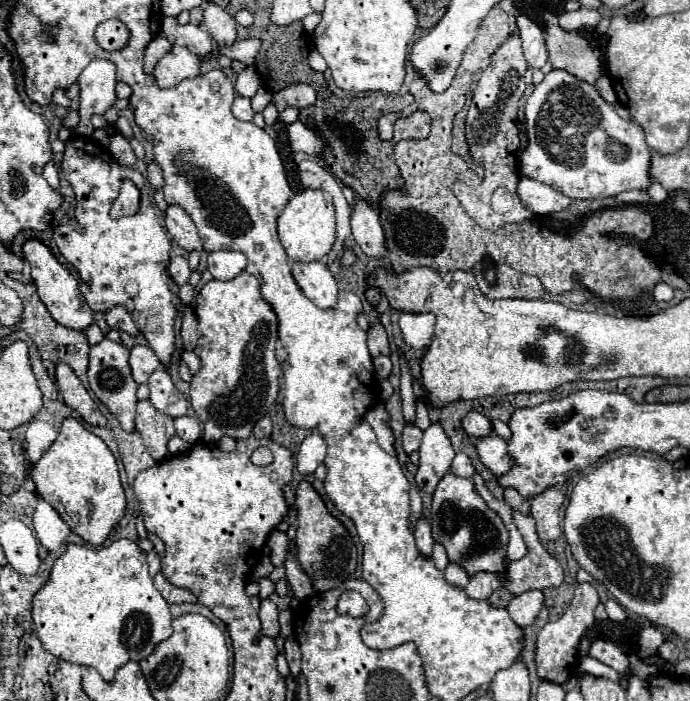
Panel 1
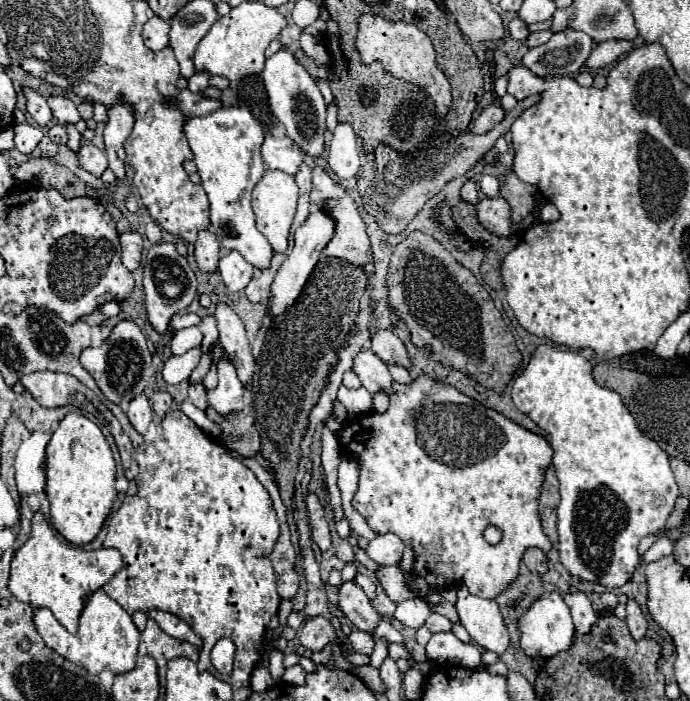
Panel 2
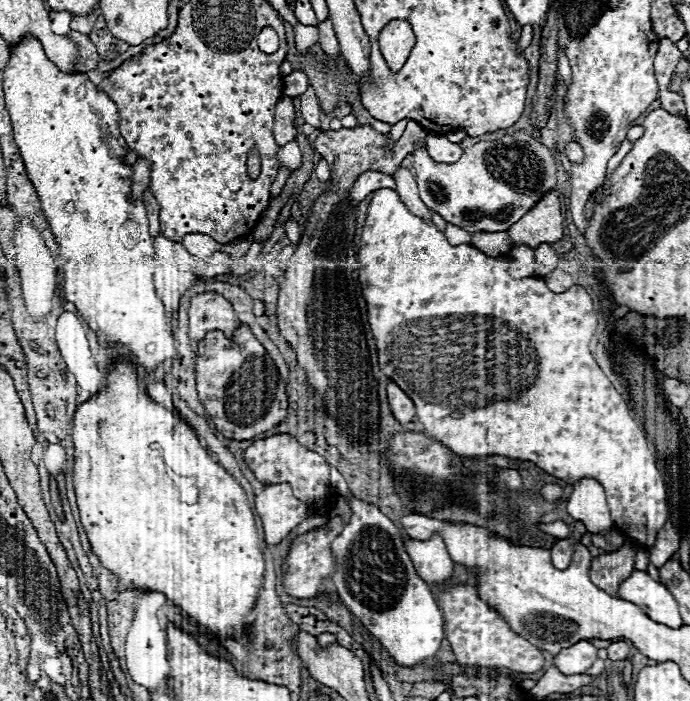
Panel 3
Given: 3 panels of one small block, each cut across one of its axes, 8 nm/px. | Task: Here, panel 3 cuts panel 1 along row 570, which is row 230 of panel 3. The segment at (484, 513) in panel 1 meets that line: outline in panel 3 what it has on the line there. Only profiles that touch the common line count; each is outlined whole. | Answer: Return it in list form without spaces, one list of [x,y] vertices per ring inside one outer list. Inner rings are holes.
[[[526,130],[504,134],[496,140],[480,140],[474,146],[464,148],[464,154],[456,164],[434,162],[426,148],[418,148],[412,154],[416,182],[424,204],[438,212],[446,222],[452,222],[470,234],[480,230],[508,230],[558,184],[558,160],[554,152]],[[494,162],[498,162],[496,168]]]

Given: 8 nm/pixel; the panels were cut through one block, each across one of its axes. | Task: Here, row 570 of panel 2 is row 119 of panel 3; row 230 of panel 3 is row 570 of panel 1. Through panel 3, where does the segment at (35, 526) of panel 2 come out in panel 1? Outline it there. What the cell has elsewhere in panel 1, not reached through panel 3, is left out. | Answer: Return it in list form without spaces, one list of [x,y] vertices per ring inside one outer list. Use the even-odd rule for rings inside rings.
[[[120,538],[108,548],[68,544],[66,552],[54,562],[46,586],[40,588],[34,596],[32,618],[38,640],[42,642],[46,652],[70,664],[90,666],[98,670],[106,682],[112,682],[116,670],[128,664],[128,660],[140,662],[172,634],[170,606],[152,584],[146,564],[146,552],[140,550],[138,542],[128,538]]]

